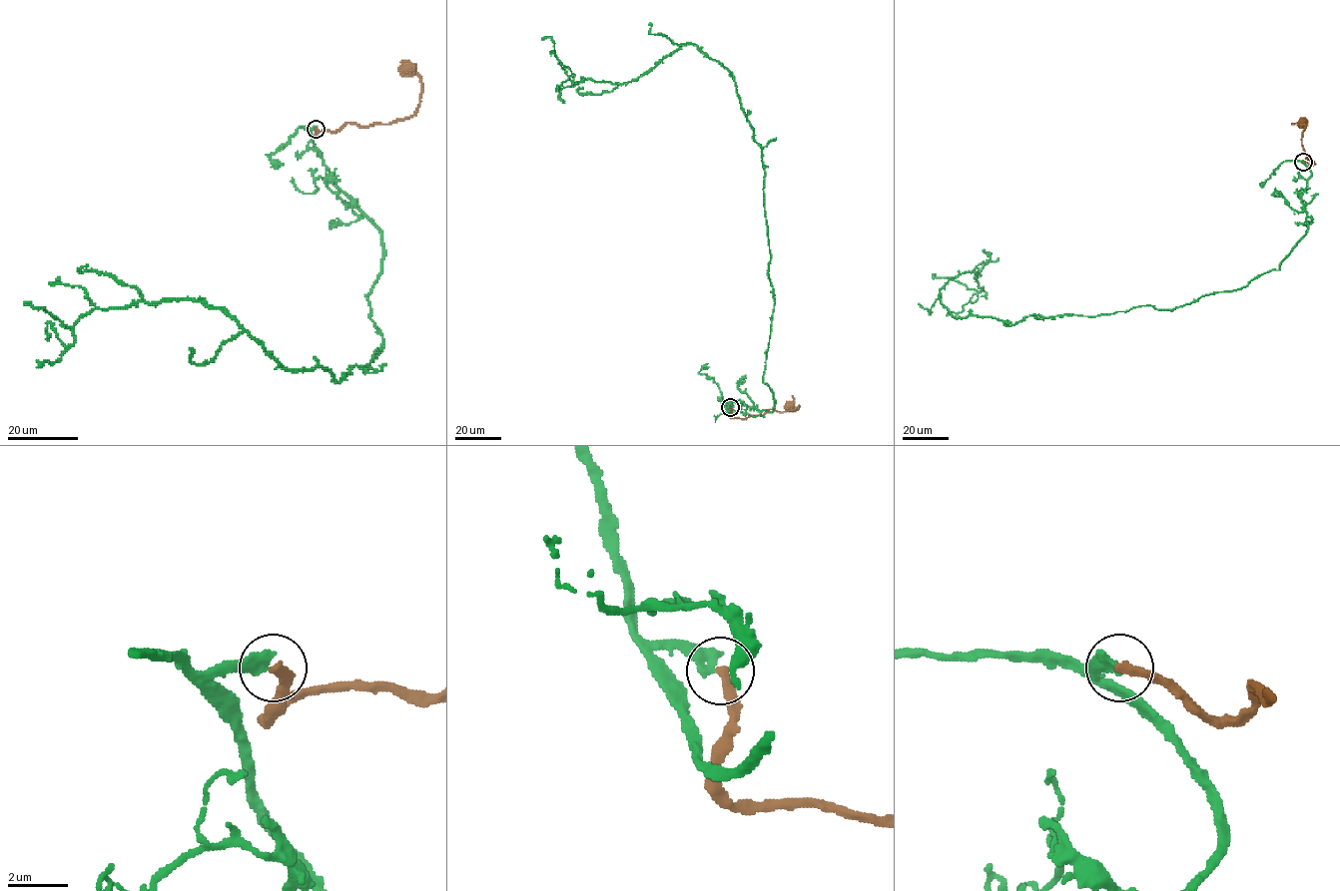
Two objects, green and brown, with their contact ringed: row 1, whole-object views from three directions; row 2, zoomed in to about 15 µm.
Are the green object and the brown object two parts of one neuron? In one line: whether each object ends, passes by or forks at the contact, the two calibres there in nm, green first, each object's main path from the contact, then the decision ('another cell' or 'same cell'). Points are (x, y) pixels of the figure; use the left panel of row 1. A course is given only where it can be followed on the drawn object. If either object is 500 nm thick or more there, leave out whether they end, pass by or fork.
green ends there; brown ends there; 400 nm thick on the green side, 280 nm on the other; green runs (316, 128), (381, 238), (366, 367), (286, 369), (198, 301), (70, 327), (23, 302); brown runs (316, 128), (316, 135), (335, 132), (348, 123), (367, 127), (410, 118), (420, 102), (421, 82), (407, 70); another cell

